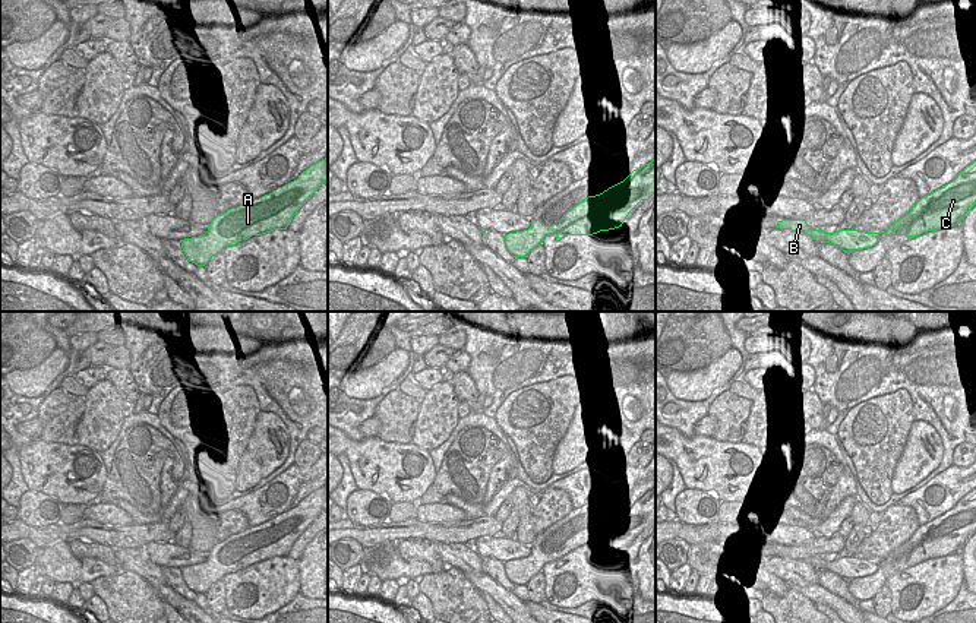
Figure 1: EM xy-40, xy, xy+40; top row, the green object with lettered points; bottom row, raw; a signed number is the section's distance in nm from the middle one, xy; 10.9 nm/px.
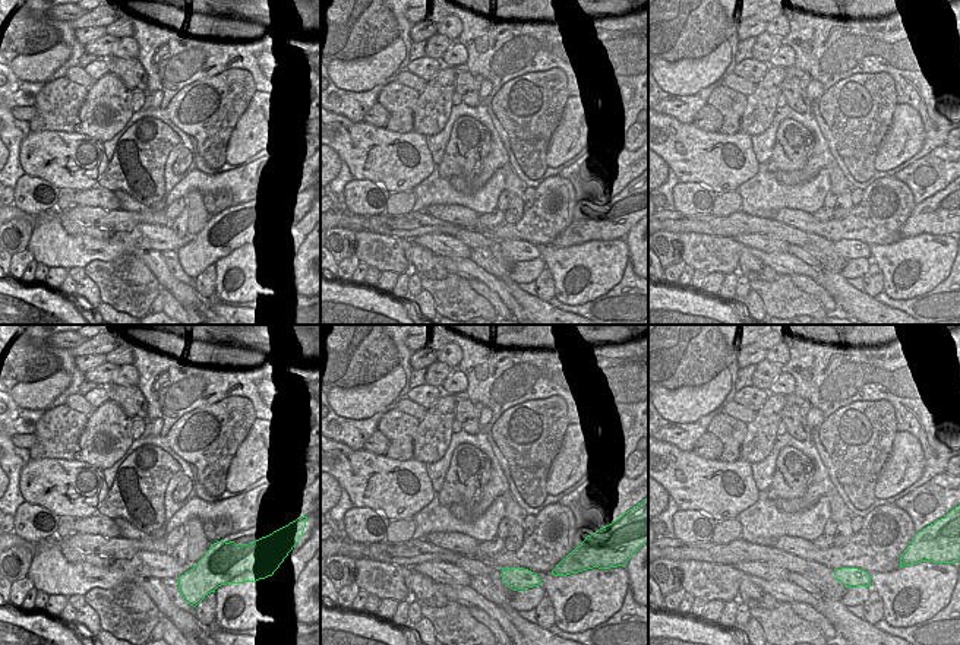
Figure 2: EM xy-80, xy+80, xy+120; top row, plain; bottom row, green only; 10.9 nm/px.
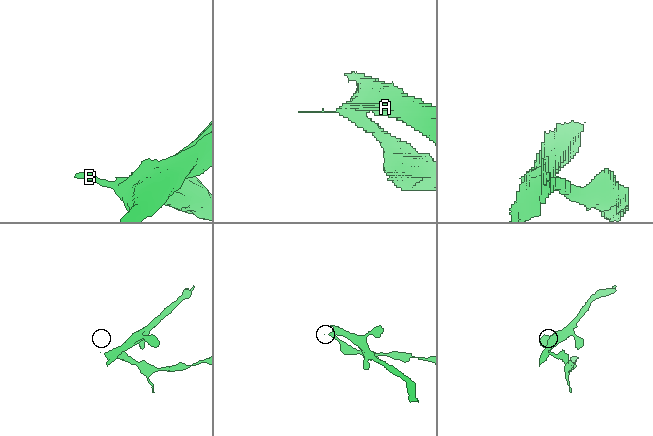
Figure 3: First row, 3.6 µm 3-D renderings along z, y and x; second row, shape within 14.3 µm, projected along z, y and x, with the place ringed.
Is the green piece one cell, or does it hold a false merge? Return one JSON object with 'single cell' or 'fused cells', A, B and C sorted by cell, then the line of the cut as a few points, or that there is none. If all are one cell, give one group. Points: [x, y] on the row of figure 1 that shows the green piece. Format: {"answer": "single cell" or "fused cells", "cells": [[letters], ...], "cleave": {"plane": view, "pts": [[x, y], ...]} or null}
{"answer": "fused cells", "cells": [["A", "C"], ["B"]], "cleave": {"plane": "xy-40", "pts": [[212, 240], [186, 255]]}}

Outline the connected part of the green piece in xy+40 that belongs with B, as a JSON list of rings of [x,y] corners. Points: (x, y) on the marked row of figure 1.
[[[783,219],[777,222],[776,228],[805,233],[814,240],[834,244],[843,252],[869,249],[878,243],[878,237],[872,237],[865,231],[838,230],[836,233],[825,233],[814,230],[806,224],[806,219]]]

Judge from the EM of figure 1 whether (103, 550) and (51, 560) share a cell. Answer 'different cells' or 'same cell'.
different cells

